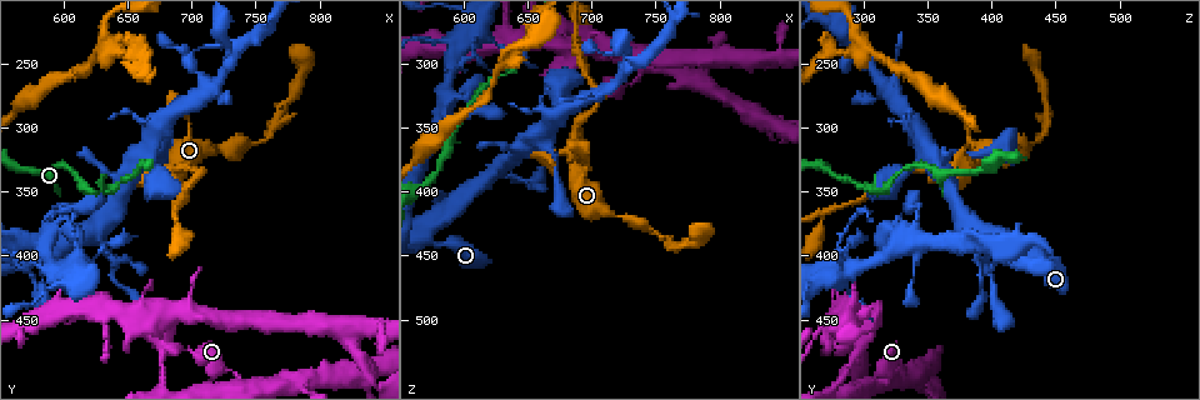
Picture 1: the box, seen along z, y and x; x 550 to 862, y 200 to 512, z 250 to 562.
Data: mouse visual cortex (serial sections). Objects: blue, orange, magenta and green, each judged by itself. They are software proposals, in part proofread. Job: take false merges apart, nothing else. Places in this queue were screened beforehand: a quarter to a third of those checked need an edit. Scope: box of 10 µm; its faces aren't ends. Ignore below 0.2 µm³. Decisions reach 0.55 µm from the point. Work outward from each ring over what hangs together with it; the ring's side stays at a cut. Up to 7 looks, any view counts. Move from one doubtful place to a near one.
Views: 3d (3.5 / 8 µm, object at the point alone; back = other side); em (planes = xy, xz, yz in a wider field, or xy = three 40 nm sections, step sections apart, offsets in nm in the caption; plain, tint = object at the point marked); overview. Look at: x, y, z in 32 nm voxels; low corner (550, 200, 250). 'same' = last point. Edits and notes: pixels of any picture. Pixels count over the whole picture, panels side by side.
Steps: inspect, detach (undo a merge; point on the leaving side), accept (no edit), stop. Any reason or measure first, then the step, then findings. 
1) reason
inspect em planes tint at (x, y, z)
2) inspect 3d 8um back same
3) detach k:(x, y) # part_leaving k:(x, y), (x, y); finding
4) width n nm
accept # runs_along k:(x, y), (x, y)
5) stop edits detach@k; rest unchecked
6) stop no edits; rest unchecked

narrows sharply
inspect 3d 3.5um at (632, 348, 310)

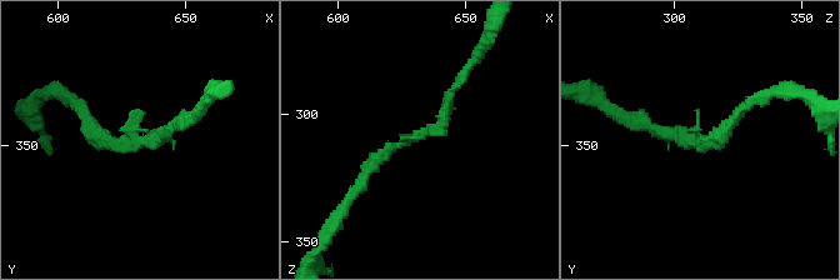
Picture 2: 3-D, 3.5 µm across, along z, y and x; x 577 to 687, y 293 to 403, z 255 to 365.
arm_widths 150, 150 nm
inspect em planes plain at (630, 349, 311)

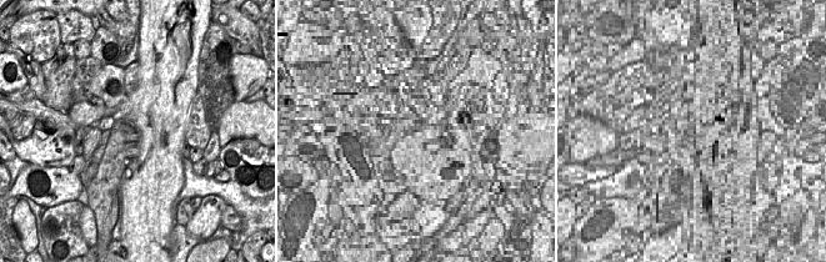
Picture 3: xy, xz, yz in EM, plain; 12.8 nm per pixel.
inspect em planes tint same

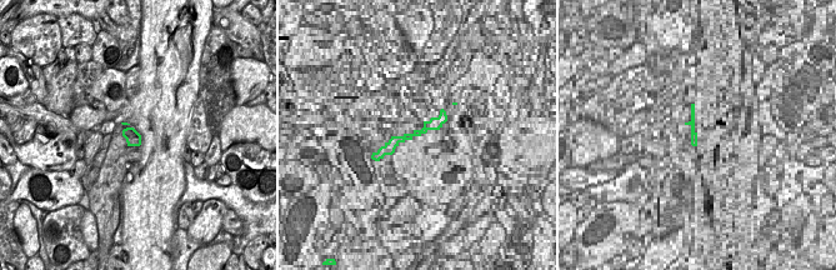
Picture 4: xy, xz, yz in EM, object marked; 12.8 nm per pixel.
accept # all the same cell

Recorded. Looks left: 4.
narrows sharply
inspect 3d 8um at (700, 336, 334)

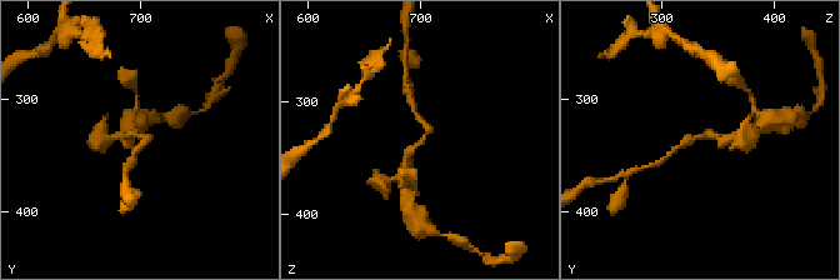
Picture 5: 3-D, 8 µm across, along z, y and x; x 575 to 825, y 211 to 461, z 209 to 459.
zoom in
inspect 3d 3.5um same

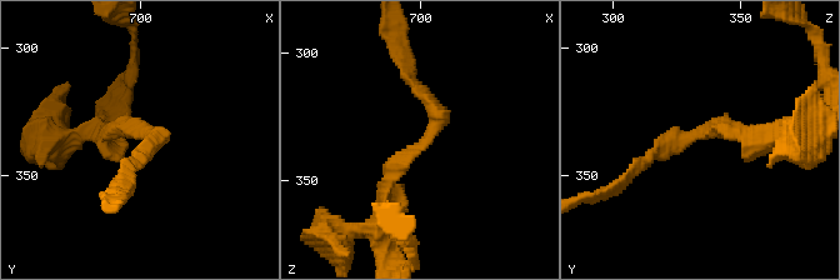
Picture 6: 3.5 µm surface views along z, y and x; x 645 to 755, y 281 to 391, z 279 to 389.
accept # runs_along 6:(768, 139), (714, 128), (640, 165); continuous, no second cell

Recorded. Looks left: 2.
branch point
inspect 3d 3.5um at (736, 242, 298)

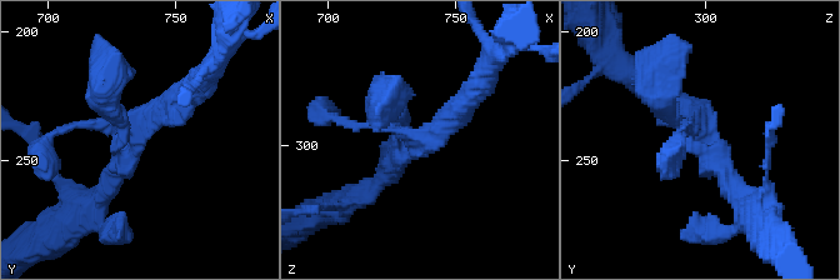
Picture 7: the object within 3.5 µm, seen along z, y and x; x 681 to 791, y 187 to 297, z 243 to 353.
inspect em xy step 2 tint at (736, 239, 298)

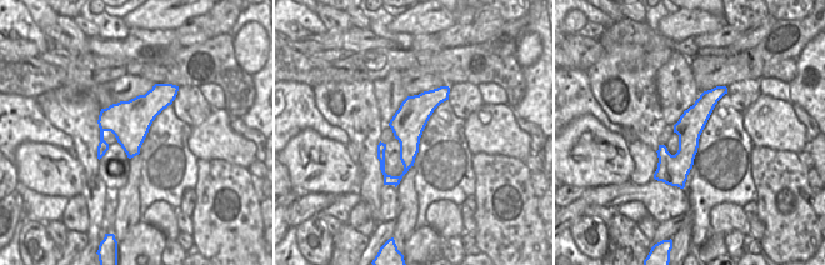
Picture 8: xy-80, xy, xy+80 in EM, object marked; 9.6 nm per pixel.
accept # one cell here

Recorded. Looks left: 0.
stop no edits; rest unchecked

